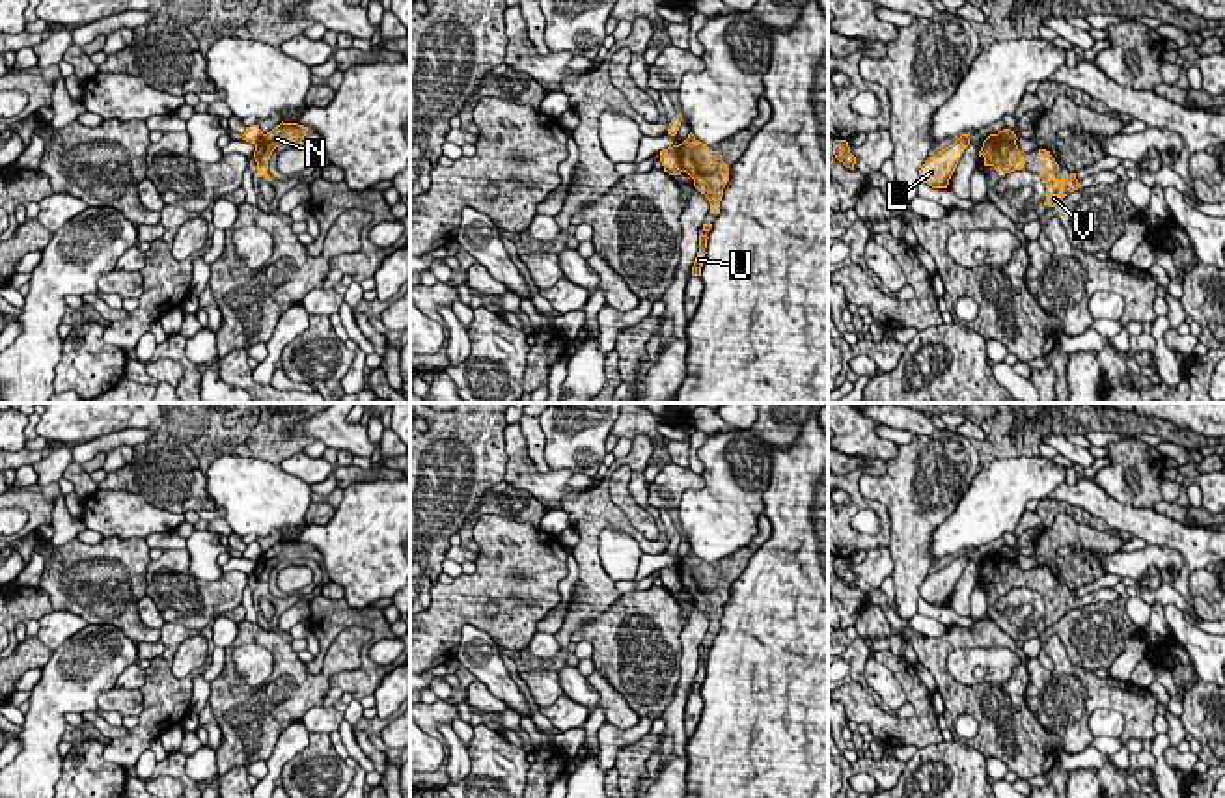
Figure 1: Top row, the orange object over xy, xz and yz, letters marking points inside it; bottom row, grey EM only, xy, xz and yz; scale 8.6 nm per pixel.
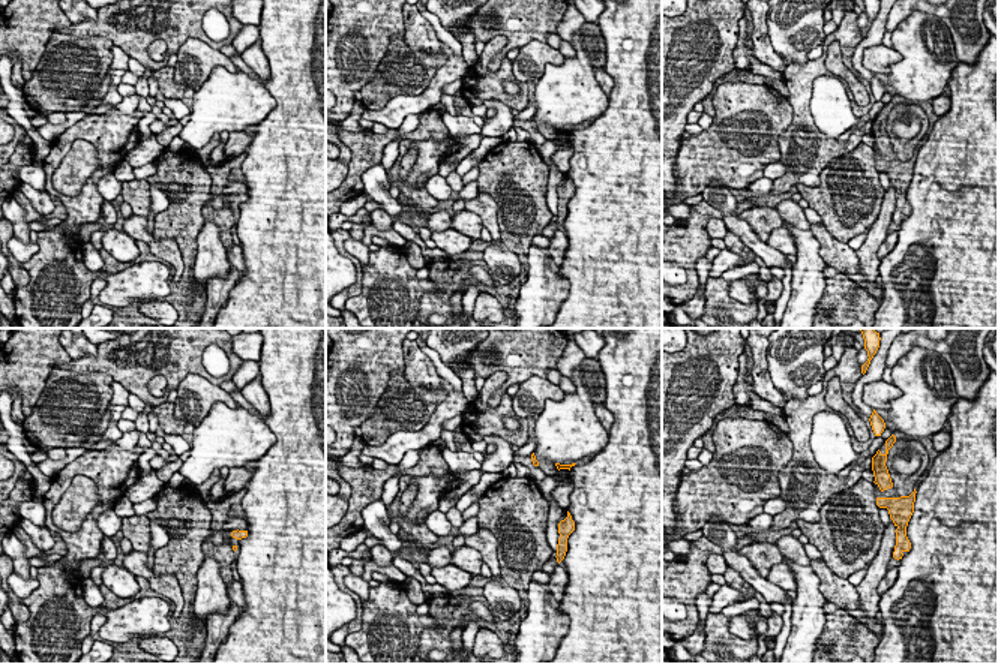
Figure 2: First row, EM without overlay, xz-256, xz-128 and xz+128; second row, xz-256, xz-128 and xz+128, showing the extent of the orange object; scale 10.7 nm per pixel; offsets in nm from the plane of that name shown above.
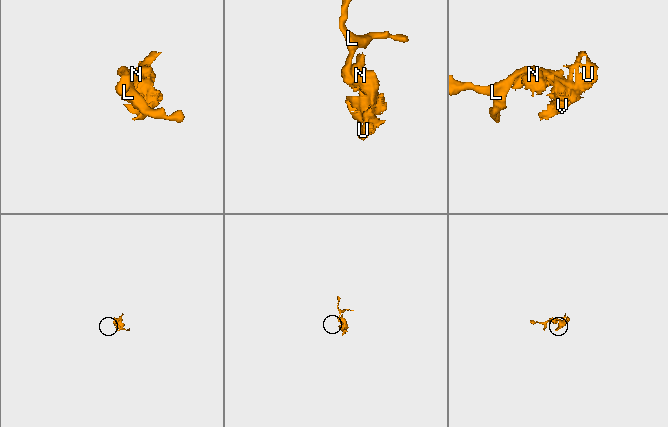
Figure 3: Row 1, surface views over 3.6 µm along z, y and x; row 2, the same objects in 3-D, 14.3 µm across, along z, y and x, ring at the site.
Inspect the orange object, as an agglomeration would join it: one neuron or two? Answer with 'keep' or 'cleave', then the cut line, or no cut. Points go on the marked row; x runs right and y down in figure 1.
cleave; cut in xz along (675, 146), (685, 170)

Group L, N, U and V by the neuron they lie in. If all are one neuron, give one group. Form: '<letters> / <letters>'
L / N U V

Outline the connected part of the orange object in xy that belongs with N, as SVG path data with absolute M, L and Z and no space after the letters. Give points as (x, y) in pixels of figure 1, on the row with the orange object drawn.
M282 121L270 132L263 134L259 144L255 145L254 158L257 162L259 173L263 173L267 181L272 181L272 177L267 173L272 151L282 144L293 144L293 145L302 144L306 131L308 127L304 125Z

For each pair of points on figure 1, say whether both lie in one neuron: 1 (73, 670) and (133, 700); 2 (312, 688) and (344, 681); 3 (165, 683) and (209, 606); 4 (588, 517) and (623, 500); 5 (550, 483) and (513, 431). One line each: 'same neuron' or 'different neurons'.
1: different neurons
2: different neurons
3: different neurons
4: different neurons
5: same neuron

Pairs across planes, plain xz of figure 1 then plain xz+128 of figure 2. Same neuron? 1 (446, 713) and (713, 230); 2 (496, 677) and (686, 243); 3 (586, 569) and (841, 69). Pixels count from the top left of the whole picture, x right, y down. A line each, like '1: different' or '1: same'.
1: different
2: different
3: different

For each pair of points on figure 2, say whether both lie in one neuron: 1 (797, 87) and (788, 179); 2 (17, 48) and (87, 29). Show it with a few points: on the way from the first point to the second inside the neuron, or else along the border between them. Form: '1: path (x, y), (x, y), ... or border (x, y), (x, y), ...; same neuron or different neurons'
1: path (799, 113), (794, 129), (802, 137), (802, 165); same neuron
2: border (71, 24), (56, 27), (51, 32); different neurons

